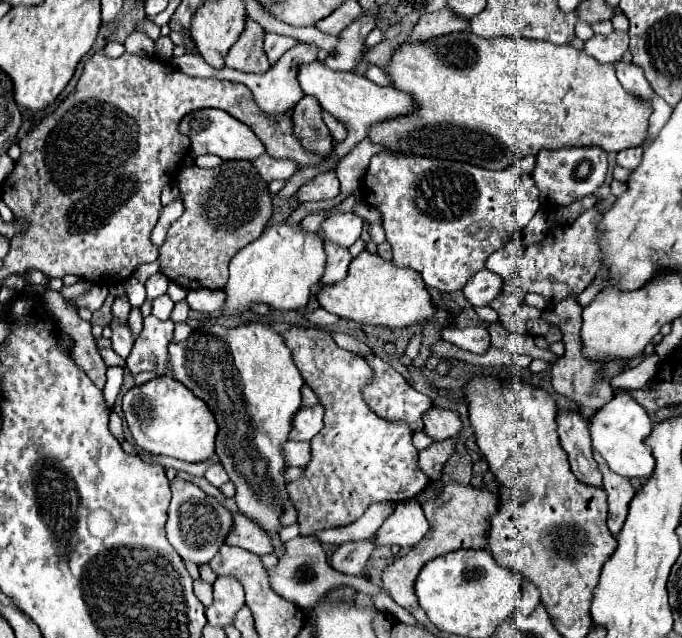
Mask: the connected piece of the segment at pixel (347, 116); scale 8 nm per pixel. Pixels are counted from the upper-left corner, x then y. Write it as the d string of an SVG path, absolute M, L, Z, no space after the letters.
M312 62L312 64L302 66L298 70L298 82L300 82L304 94L314 96L326 112L330 112L336 120L340 120L346 126L348 136L346 136L346 140L342 144L338 144L334 148L334 152L330 154L328 164L324 164L324 168L300 168L290 180L286 180L284 188L278 192L280 198L294 196L298 192L300 184L306 184L316 174L334 170L334 166L338 164L338 160L344 158L360 140L364 140L374 124L386 122L386 120L392 120L392 118L400 118L400 116L408 116L408 114L412 114L416 110L416 102L414 102L414 98L408 92L396 90L394 86L386 86L386 88L378 86L378 84L370 82L366 76L358 76L354 72L336 72L336 70L330 70L322 62Z

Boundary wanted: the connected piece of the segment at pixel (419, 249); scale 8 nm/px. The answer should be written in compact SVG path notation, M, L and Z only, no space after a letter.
M390 150L372 156L362 182L362 198L382 212L386 242L394 254L392 264L420 272L424 284L440 292L462 290L468 278L484 268L486 258L520 234L540 208L538 188L532 176L518 166L492 172L466 162L408 156Z

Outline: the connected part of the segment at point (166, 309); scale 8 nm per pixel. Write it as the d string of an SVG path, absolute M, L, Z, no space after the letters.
M162 294L162 296L158 296L158 298L154 300L154 304L152 304L152 314L154 314L156 318L160 318L160 320L166 320L166 318L170 318L172 308L174 308L172 298L170 298L168 294Z

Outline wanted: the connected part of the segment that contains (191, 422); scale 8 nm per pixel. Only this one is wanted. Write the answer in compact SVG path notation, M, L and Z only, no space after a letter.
M168 374L130 388L122 400L122 412L128 420L128 428L136 446L144 452L164 454L186 462L202 462L214 456L218 426L212 412L184 384Z

